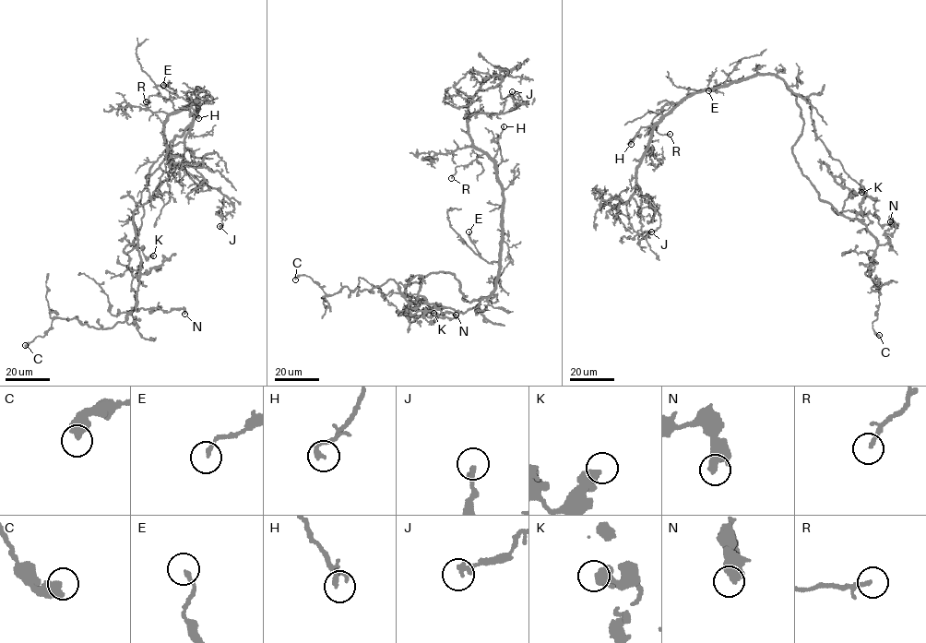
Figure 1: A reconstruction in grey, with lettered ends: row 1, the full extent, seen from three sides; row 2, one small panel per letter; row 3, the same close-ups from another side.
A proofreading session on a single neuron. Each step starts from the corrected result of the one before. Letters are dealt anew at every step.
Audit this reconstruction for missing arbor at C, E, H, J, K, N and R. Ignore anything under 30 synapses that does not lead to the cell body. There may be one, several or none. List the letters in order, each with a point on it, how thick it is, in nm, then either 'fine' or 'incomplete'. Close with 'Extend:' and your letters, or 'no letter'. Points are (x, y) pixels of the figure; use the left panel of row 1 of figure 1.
C: place (25, 345); calibre 500 nm; fine
E: place (163, 85); calibre 180 nm; fine
H: place (198, 118); calibre 240 nm; fine
J: place (219, 226); calibre 240 nm; fine
K: place (153, 256); calibre 480 nm; fine
N: place (184, 314); calibre 480 nm; fine
R: place (146, 101); calibre 180 nm; fine
Extend: no letter

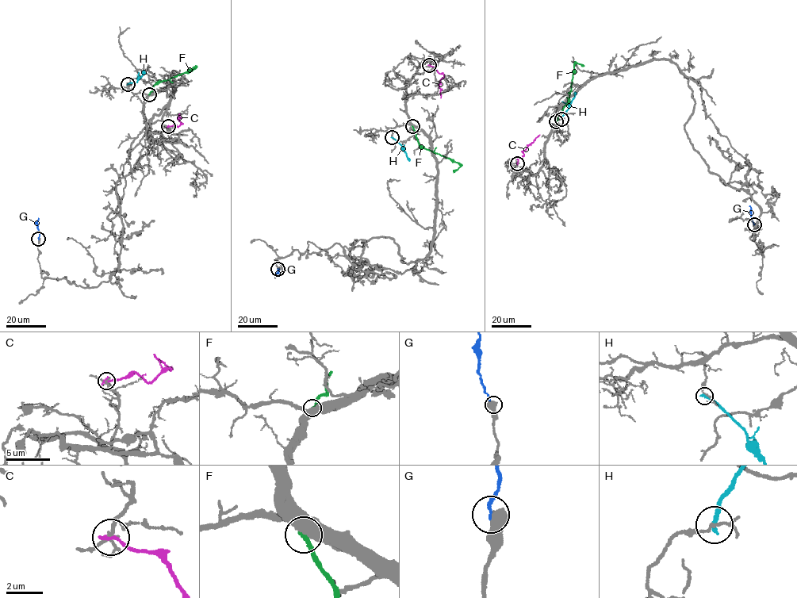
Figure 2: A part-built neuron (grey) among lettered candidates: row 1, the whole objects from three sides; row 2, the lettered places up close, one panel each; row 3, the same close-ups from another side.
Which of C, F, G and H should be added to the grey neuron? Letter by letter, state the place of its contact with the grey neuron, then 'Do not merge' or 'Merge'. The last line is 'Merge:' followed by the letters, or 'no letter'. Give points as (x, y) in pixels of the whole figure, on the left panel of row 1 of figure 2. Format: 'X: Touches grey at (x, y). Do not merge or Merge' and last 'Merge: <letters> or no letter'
C: Touches grey at (168, 126). Do not merge
F: Touches grey at (149, 94). Do not merge
G: Touches grey at (38, 239). Merge
H: Touches grey at (128, 84). Do not merge
Merge: G

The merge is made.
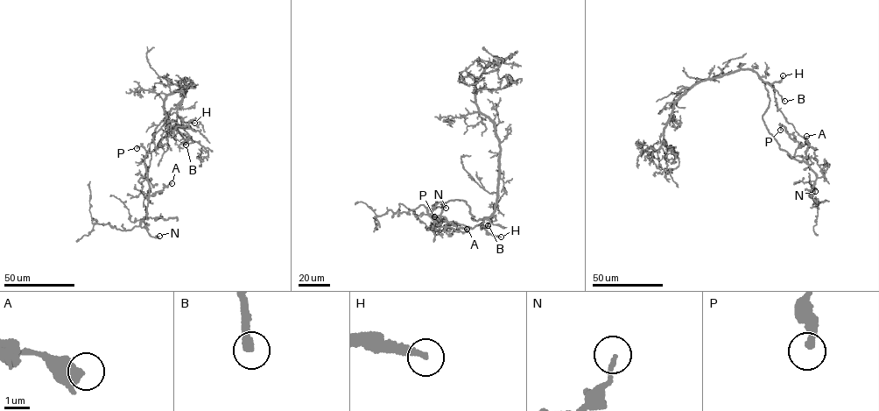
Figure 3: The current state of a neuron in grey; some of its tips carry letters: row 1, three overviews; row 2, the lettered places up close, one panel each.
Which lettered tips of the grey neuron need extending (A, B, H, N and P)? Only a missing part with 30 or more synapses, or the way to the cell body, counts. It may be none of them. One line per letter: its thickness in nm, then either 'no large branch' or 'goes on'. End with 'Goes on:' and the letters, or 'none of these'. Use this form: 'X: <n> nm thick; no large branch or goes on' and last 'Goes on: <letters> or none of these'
A: 550 nm thick; no large branch
B: 240 nm thick; goes on
H: 280 nm thick; goes on
N: 150 nm thick; no large branch
P: 360 nm thick; no large branch
Goes on: B, H

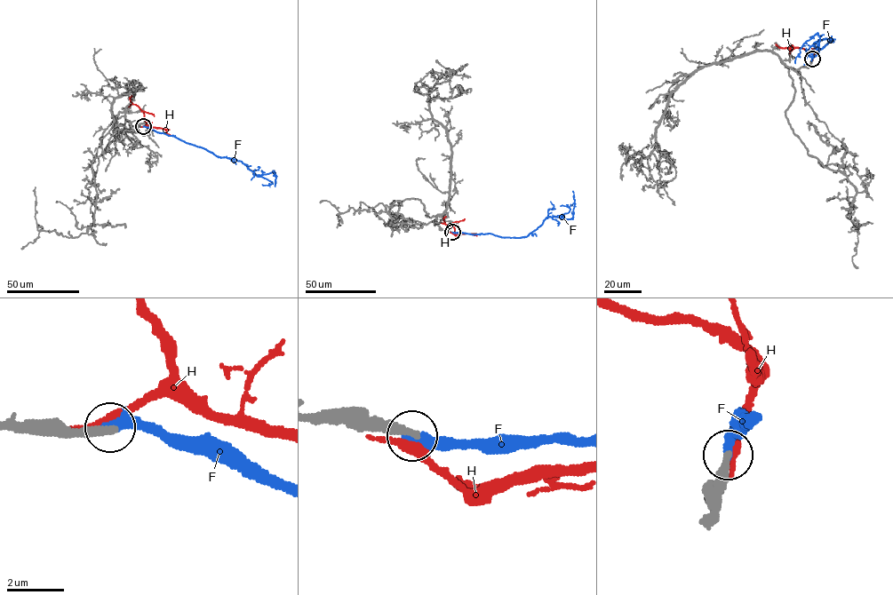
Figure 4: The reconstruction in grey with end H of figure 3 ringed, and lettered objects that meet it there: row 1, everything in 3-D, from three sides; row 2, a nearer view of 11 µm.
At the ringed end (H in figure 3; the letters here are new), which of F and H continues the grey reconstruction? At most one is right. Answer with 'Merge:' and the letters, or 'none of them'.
Merge: F

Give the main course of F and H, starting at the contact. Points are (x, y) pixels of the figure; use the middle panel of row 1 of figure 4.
F: (452, 232), (526, 237), (547, 216), (572, 218), (573, 191)
H: (451, 232), (455, 234), (454, 226), (445, 224), (443, 218), (445, 217)

